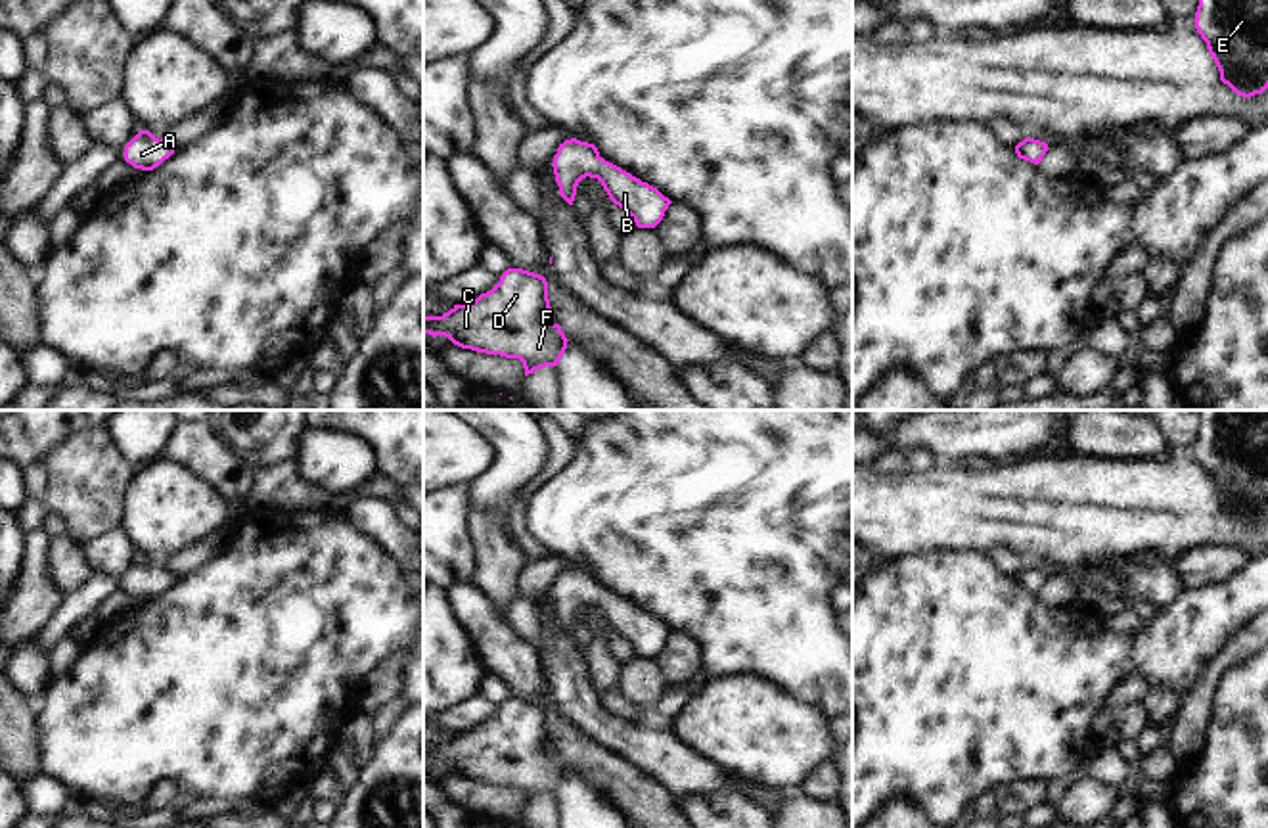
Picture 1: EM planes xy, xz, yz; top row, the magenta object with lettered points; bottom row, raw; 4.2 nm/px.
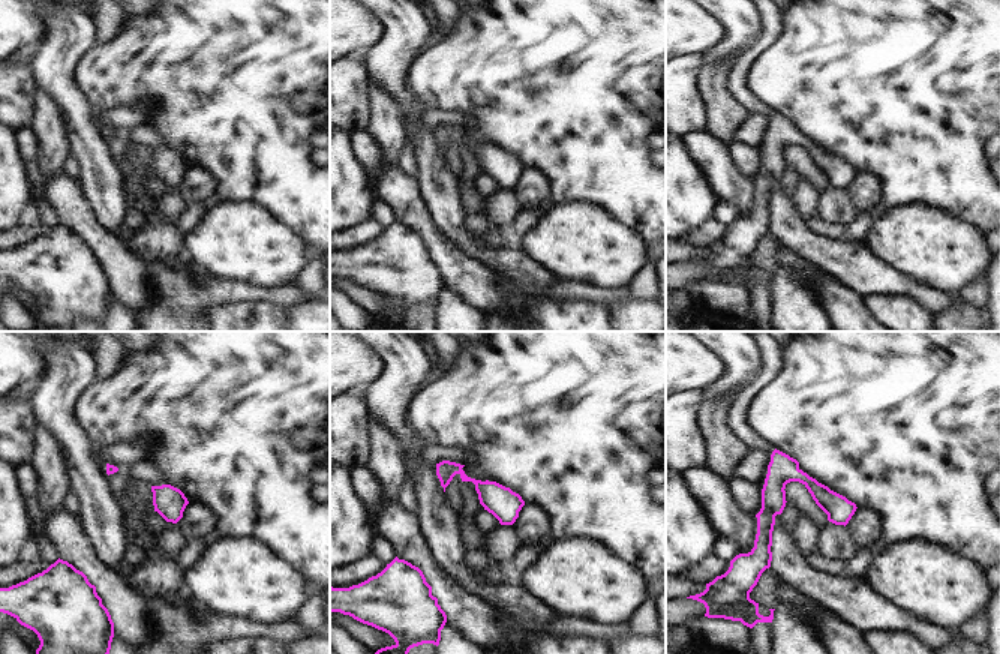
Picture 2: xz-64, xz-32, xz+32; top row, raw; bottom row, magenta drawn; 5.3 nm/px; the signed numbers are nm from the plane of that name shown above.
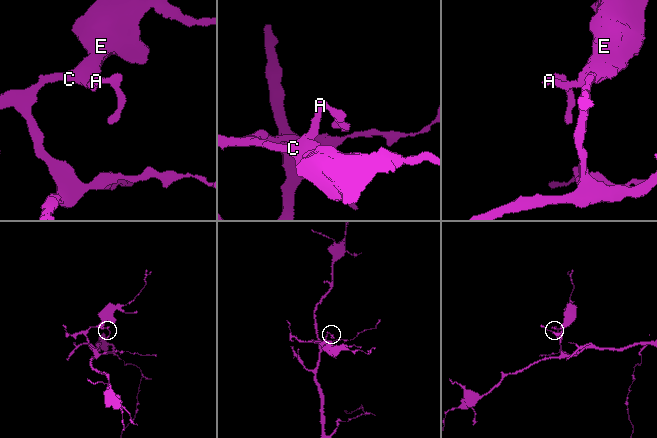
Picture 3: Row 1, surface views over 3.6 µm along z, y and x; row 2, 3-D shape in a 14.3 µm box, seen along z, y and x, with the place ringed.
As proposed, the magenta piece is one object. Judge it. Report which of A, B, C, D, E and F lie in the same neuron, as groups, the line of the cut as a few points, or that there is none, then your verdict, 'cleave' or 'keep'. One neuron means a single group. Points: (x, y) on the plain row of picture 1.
A B C D E F; no cut; keep

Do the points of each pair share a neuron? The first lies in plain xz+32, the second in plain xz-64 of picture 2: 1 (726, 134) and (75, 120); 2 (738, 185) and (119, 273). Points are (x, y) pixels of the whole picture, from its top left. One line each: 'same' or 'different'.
1: different
2: same

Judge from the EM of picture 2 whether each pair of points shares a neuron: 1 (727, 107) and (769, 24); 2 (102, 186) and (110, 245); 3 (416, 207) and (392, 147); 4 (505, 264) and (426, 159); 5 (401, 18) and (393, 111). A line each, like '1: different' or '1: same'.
1: different
2: different
3: different
4: same
5: different

